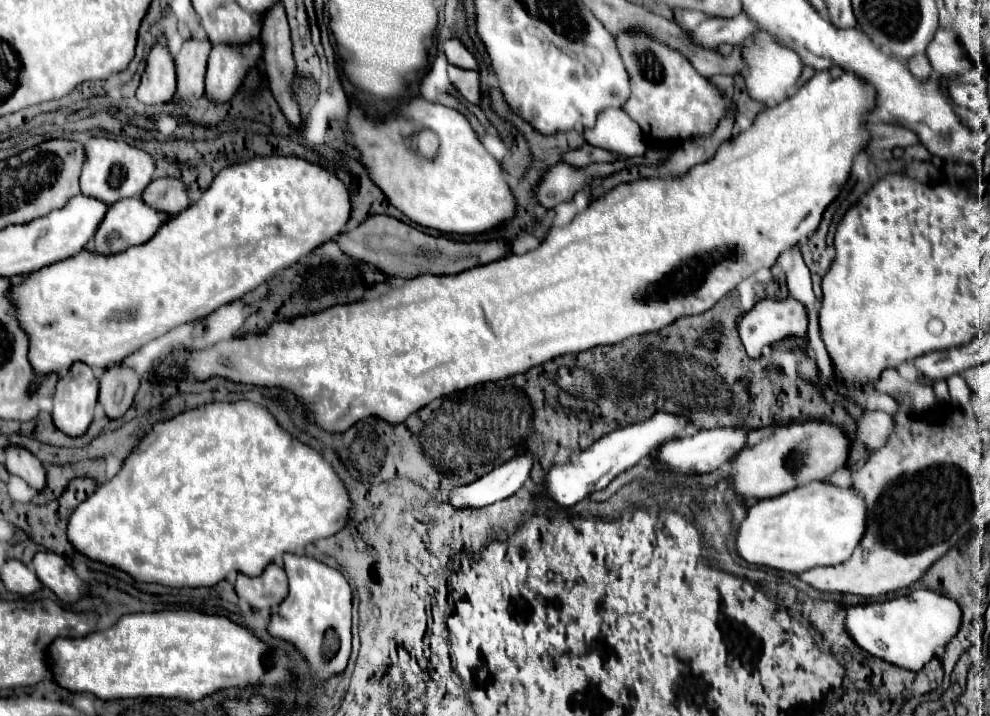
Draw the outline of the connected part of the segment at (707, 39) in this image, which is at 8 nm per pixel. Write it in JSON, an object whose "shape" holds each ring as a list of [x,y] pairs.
{"shape":[[[739,14],[735,18],[707,18],[699,24],[695,32],[691,32],[693,40],[705,48],[717,48],[719,44],[743,44],[747,38],[751,38],[759,28],[747,14]]]}

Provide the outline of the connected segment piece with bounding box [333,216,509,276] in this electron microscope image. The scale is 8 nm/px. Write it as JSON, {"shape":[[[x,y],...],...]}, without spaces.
{"shape":[[[371,216],[363,224],[359,224],[359,228],[339,234],[333,242],[343,250],[343,254],[355,260],[363,260],[367,264],[375,264],[379,270],[391,276],[459,274],[463,270],[501,260],[509,254],[509,244],[503,240],[479,244],[479,242],[455,242],[443,236],[435,238],[391,216]]]}

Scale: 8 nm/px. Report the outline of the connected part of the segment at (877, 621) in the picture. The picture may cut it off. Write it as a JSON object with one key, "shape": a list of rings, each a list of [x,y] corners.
{"shape":[[[915,590],[909,596],[875,602],[875,604],[851,606],[845,612],[845,630],[859,648],[863,648],[865,652],[869,652],[875,658],[881,658],[889,664],[897,664],[899,668],[913,670],[913,672],[921,670],[935,656],[933,650],[937,646],[943,646],[947,640],[951,640],[957,634],[959,626],[961,626],[961,610],[959,610],[957,602],[941,596],[939,592],[931,592],[931,590]]]}

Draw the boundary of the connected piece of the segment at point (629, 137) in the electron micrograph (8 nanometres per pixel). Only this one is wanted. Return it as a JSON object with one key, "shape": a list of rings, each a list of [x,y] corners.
{"shape":[[[603,110],[597,116],[597,124],[591,130],[583,132],[583,138],[587,144],[605,148],[611,152],[621,152],[623,156],[643,156],[645,154],[645,142],[641,138],[641,128],[625,116],[621,110]]]}

